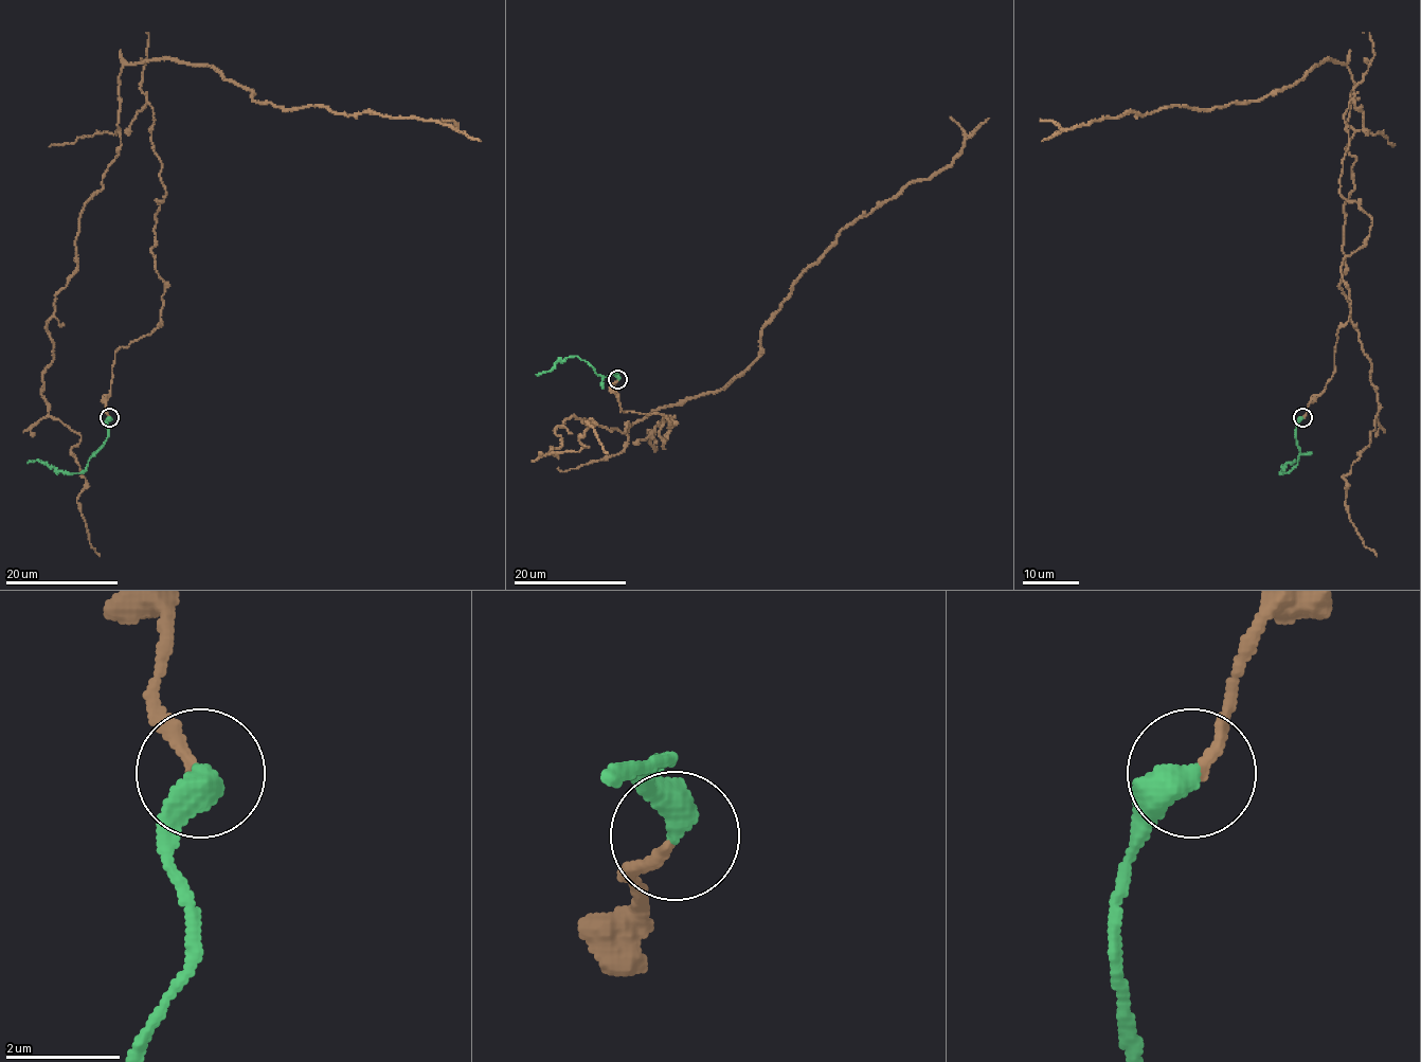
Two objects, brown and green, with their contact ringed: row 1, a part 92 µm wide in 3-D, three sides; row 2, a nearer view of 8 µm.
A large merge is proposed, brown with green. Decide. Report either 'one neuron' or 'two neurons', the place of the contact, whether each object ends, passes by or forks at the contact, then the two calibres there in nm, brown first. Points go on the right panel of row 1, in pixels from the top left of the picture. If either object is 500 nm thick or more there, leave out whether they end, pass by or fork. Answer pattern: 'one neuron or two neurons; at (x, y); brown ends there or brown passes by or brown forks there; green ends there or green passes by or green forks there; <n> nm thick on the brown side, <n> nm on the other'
one neuron; at (1302, 417); 200 nm thick on the brown side, 500 nm on the other

